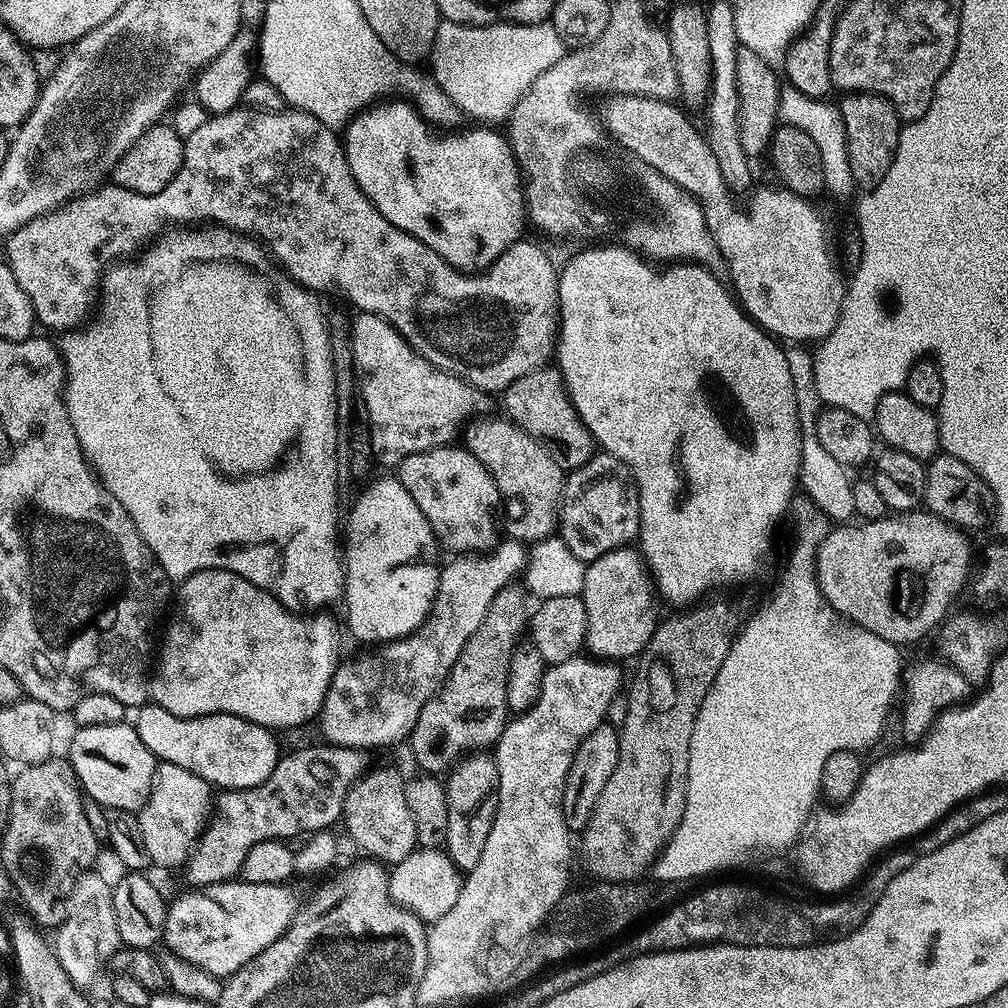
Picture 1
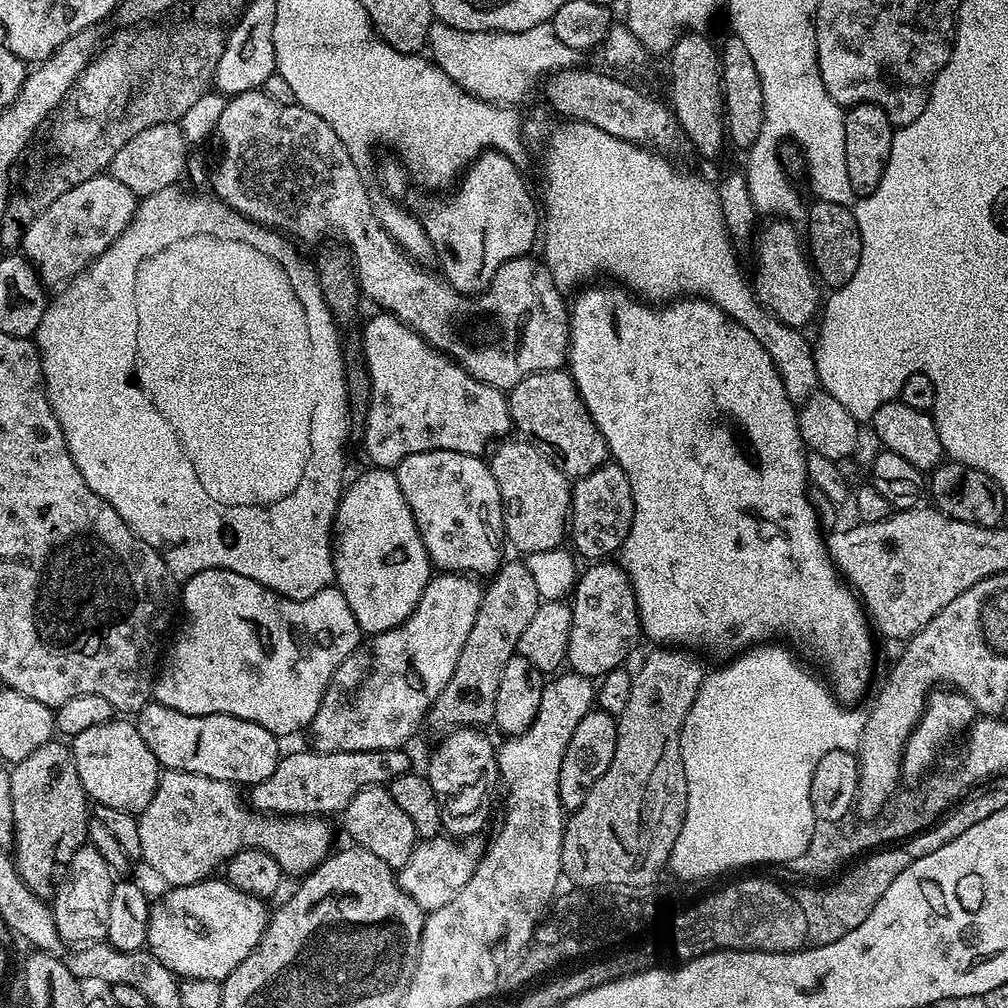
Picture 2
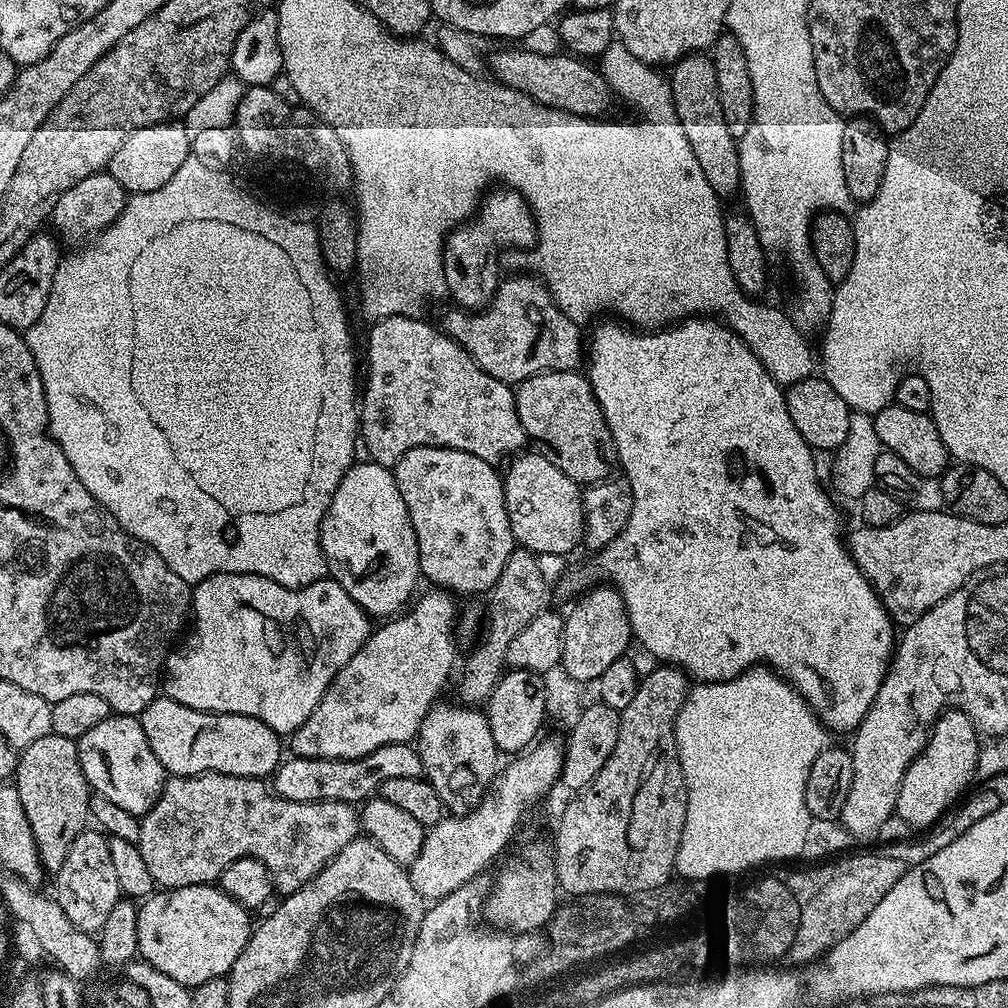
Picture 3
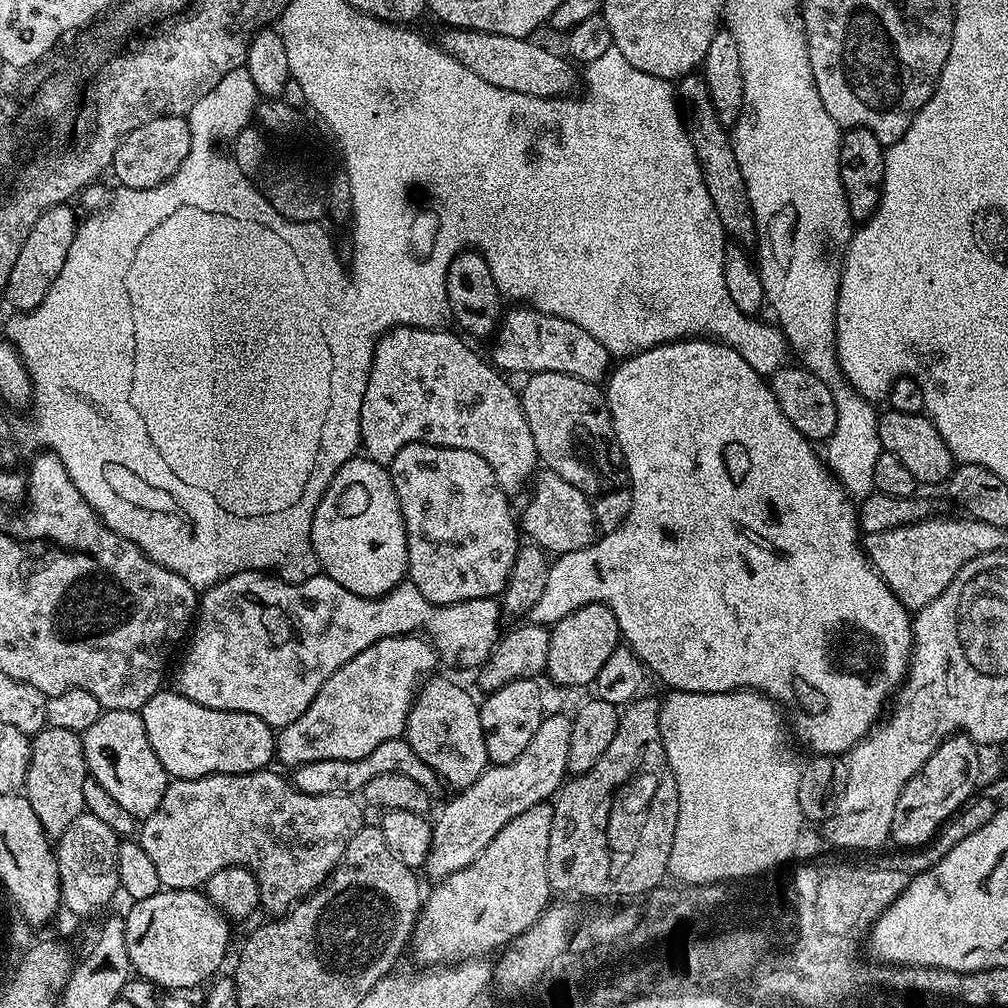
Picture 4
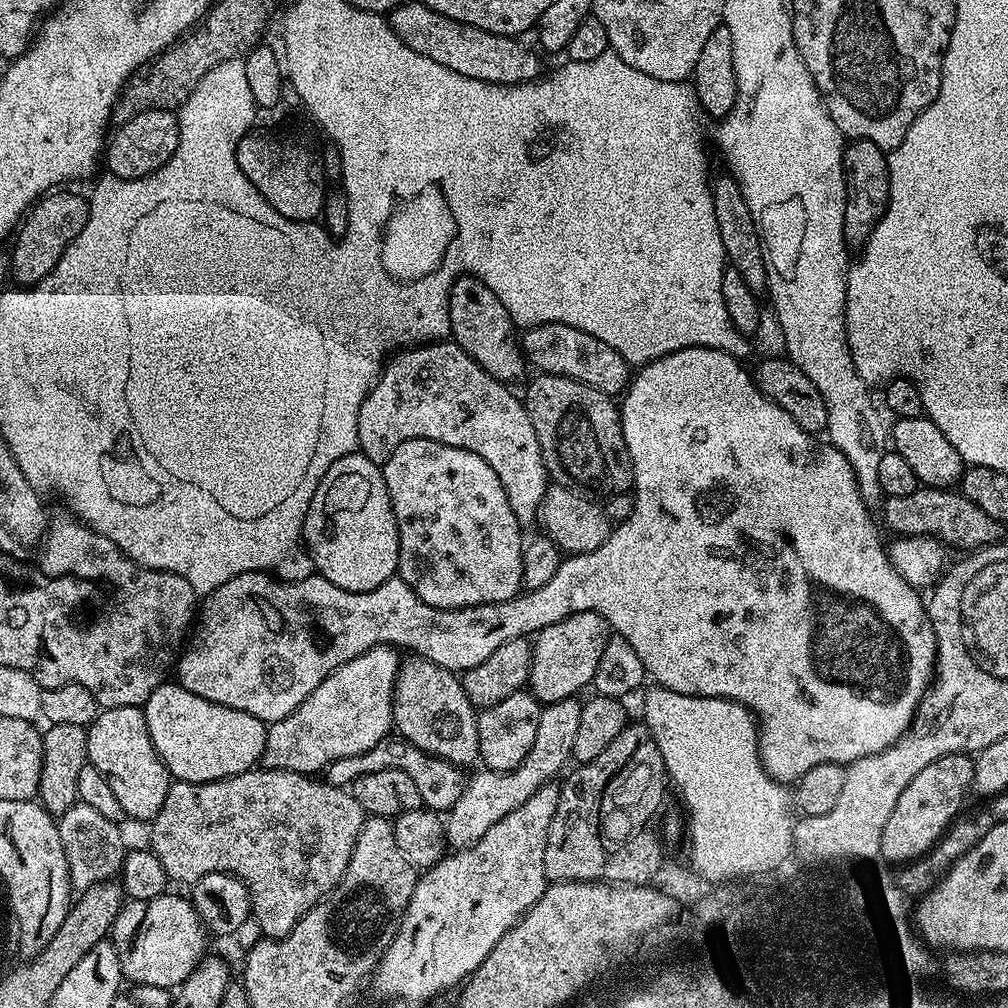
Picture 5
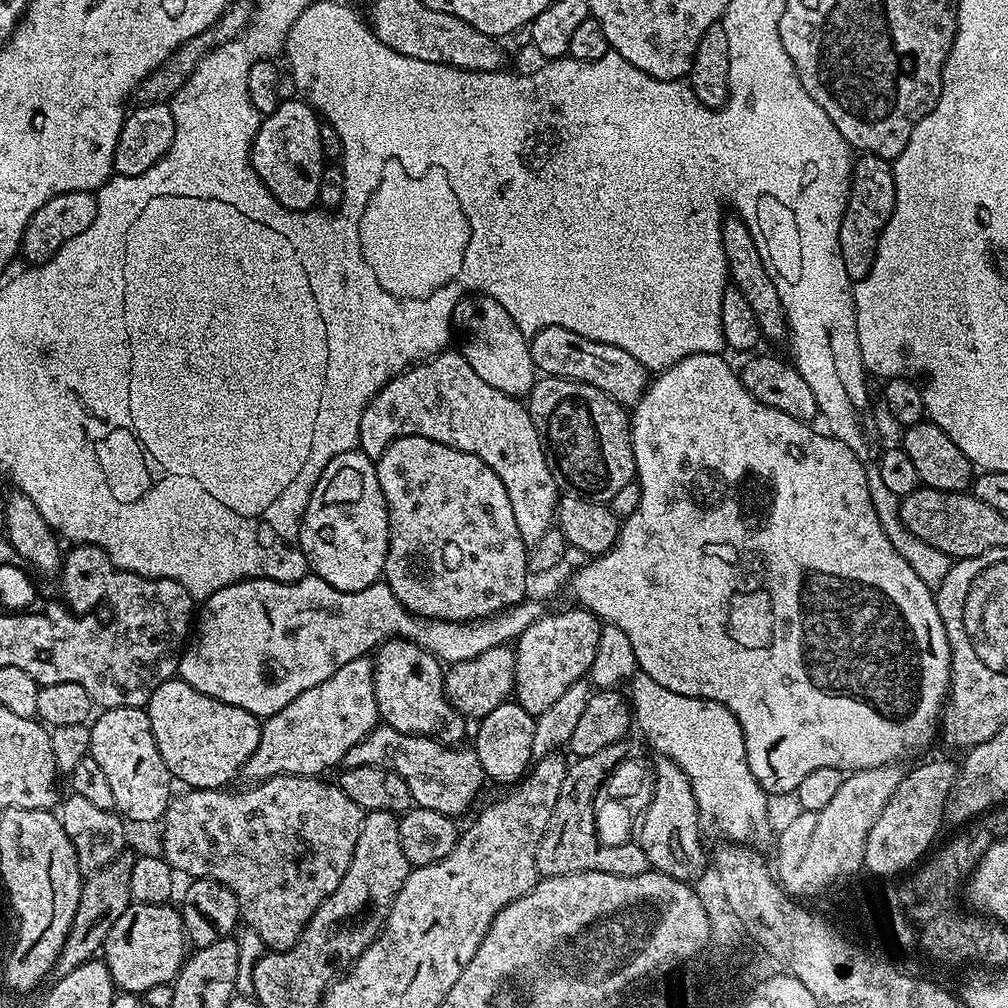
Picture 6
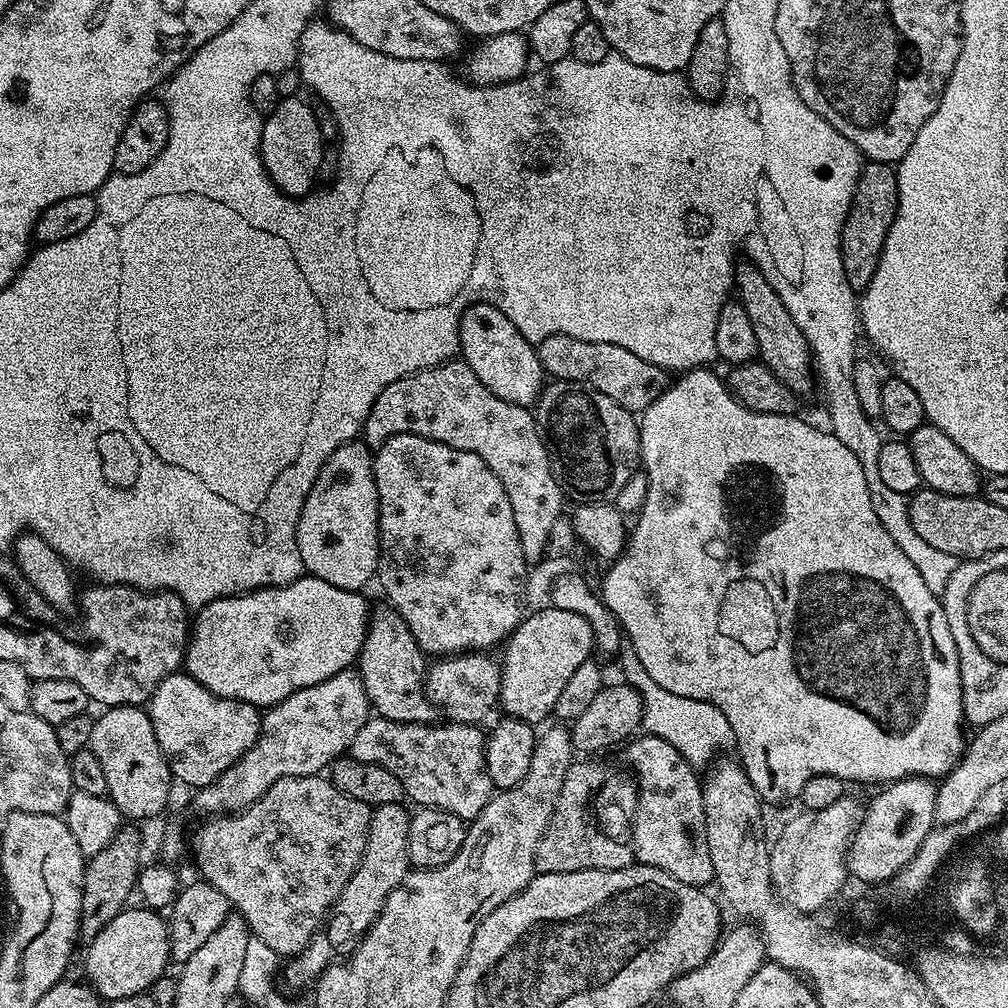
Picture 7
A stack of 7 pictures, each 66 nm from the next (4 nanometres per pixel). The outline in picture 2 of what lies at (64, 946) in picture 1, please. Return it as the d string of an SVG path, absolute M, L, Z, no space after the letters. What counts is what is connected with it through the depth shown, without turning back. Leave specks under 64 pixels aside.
M85 846L76 851L64 883L56 889L56 895L50 904L61 941L68 943L69 940L72 946L83 946L89 942L103 941L107 937L113 883L112 868L96 848Z

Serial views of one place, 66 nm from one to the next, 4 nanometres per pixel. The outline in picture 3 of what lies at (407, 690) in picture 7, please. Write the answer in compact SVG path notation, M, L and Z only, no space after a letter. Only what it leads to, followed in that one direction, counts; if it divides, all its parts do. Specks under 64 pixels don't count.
M459 702L433 704L426 718L422 718L420 735L416 737L414 747L420 753L423 775L432 783L441 805L449 813L473 811L498 775L498 753L490 735L490 722L479 707Z

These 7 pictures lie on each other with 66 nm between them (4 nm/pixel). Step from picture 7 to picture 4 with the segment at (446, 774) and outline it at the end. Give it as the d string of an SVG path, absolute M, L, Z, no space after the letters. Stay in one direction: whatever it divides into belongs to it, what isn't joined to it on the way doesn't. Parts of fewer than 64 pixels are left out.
M404 738L382 742L382 746L374 746L374 750L370 750L370 754L366 754L366 758L319 760L318 762L299 764L291 773L290 779L294 787L306 794L334 794L335 792L360 794L363 793L366 782L370 782L370 778L391 772L401 772L406 774L406 778L414 778L414 782L418 782L418 786L422 786L422 790L426 790L429 797L436 798L440 788L442 789L440 775L430 766L426 766L426 762L422 762L422 758L418 758L414 754L414 750Z

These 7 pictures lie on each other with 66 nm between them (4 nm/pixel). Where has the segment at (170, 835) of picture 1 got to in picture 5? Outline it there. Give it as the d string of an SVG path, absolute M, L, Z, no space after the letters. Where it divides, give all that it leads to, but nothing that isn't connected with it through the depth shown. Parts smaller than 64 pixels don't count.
M257 766L250 772L205 784L173 783L162 810L150 821L150 850L162 862L169 881L181 880L185 886L215 872L236 876L248 887L254 924L256 920L265 937L281 940L346 874L365 819L364 808L358 806L347 787L335 788L303 772Z

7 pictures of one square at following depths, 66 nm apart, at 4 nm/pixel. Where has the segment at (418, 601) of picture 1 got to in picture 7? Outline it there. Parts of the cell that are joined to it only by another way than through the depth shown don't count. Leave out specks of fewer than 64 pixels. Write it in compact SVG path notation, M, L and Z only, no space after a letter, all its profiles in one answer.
M354 439L349 444L338 446L338 450L334 450L334 454L330 454L330 458L322 466L322 470L318 474L318 478L314 482L314 486L310 490L310 494L306 498L306 502L302 506L302 514L298 518L298 526L296 527L296 537L298 538L298 554L302 554L302 562L304 563L304 571L307 575L322 578L322 582L330 582L330 586L338 586L339 588L351 588L353 590L367 589L367 584L373 583L374 577L377 575L380 567L380 527L378 526L378 490L374 482L374 474L372 473L372 462L374 456L367 444L359 439Z

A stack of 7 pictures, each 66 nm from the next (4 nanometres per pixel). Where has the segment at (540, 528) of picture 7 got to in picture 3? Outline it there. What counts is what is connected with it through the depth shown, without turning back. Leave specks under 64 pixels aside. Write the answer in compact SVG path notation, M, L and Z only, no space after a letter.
M385 316L377 319L375 323L372 333L368 336L368 389L365 392L363 389L362 403L358 408L358 432L362 437L363 451L364 448L368 451L367 459L371 463L380 464L384 468L392 468L402 458L402 454L415 448L453 448L454 450L466 450L466 454L474 454L487 464L500 466L500 463L503 465L505 461L515 457L525 447L523 444L526 444L526 437L522 422L518 418L515 391L498 378L486 374L486 370L482 370L482 366L474 362L472 355L458 341L451 340L448 333L439 327L431 328L424 318L415 316Z

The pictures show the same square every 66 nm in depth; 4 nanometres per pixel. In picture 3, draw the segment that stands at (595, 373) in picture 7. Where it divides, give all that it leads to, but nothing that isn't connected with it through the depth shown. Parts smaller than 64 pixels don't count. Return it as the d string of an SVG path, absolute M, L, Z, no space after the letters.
M527 275L501 279L487 308L475 315L464 310L448 312L442 323L443 331L451 340L458 341L486 374L509 386L537 376L539 372L579 369L586 356L585 341L580 341L581 325L566 318L564 311L552 303L552 296L543 282L535 275Z

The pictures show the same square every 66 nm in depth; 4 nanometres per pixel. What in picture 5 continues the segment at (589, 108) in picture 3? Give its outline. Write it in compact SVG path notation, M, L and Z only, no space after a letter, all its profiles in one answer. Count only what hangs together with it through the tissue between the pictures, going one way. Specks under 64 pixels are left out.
M401 2L398 7L392 9L390 23L396 32L396 40L406 42L406 46L418 50L420 54L426 54L426 58L434 58L434 62L446 66L448 70L454 70L454 74L466 74L466 78L478 78L491 84L526 84L535 81L541 75L539 58L530 49L523 48L519 39L463 24L454 18L446 18L446 14L438 14L426 2Z

